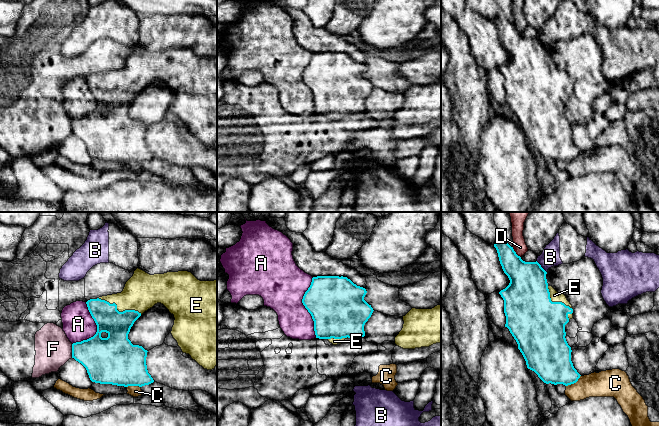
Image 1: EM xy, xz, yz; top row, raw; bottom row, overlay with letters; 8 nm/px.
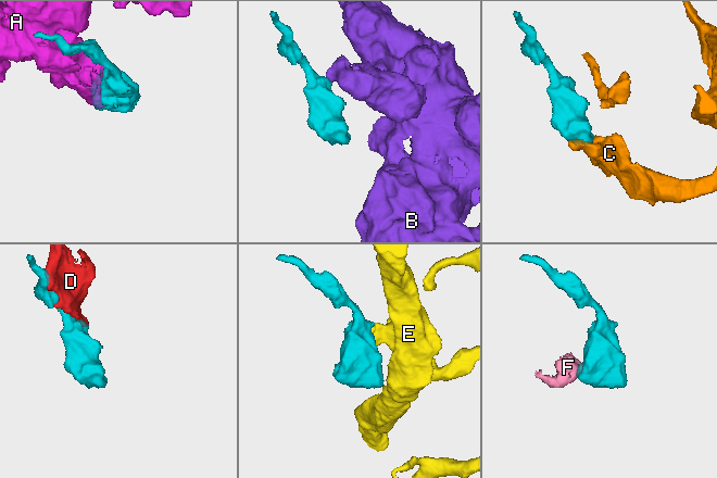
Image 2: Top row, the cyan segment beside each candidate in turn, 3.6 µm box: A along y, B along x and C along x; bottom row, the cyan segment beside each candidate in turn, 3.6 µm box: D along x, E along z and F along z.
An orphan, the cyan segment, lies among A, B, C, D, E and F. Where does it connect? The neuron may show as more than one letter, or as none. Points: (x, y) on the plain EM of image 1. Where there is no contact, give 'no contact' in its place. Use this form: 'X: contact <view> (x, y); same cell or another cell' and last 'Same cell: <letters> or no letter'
A: contact xz (305, 83); another cell
B: contact yz (541, 43); another cell
C: contact yz (574, 158); another cell
D: contact yz (515, 28); another cell
E: contact xy (117, 86); same cell
F: contact xy (72, 127); another cell
Same cell: E

